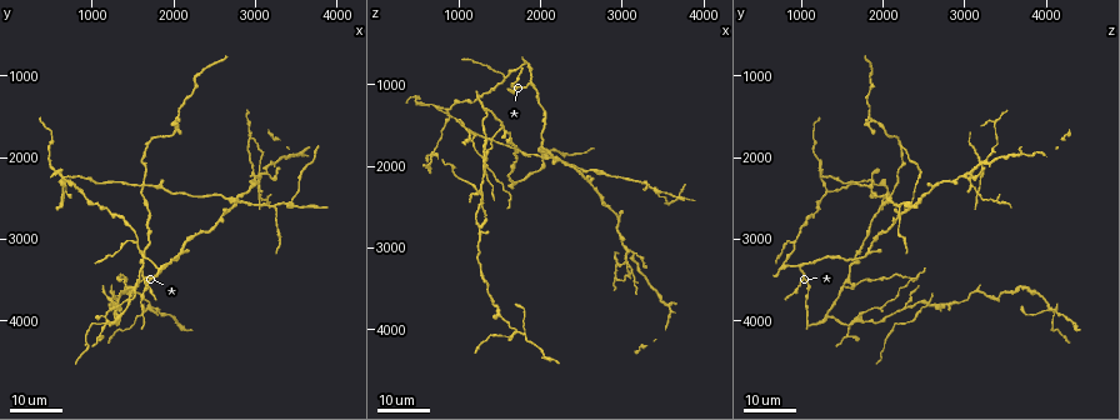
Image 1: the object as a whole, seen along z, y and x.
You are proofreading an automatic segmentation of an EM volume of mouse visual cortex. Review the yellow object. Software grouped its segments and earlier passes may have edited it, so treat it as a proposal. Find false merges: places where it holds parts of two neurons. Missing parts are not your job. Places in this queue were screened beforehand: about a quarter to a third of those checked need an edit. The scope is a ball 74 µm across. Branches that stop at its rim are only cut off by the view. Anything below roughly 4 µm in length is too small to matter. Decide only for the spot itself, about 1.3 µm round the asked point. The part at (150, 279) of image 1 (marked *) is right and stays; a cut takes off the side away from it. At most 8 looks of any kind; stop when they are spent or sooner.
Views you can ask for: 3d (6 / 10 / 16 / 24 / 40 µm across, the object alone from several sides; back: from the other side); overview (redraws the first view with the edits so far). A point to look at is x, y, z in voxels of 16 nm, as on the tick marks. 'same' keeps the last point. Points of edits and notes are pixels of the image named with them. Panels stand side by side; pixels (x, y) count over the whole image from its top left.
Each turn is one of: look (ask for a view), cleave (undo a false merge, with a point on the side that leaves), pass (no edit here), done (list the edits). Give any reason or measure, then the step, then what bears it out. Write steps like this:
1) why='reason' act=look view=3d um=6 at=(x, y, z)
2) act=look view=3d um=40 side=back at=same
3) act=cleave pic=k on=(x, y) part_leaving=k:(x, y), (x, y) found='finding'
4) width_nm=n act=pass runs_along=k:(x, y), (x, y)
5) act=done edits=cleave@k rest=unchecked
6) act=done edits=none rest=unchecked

why='branch point' act=look view=3d um=16 at=(1500, 3550, 1550)

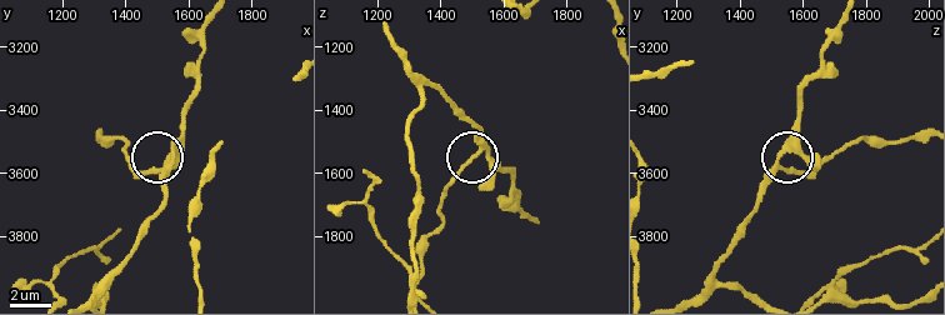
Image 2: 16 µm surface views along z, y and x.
act=look view=3d um=10 at=(1510, 3590, 1530)

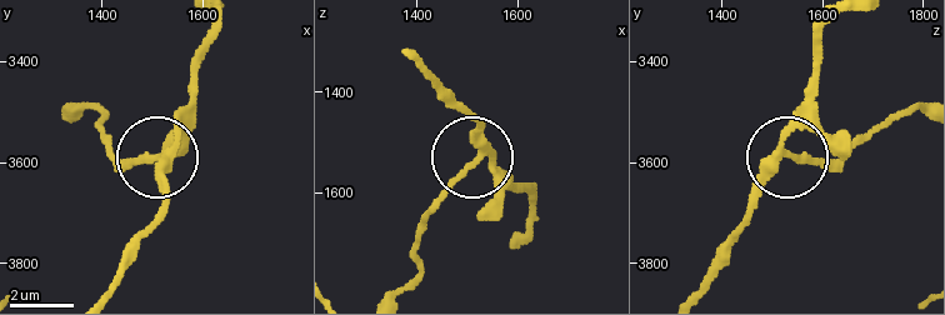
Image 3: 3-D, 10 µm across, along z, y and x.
width_nm=260 act=pass runs_along=3:(534, 205), (480, 158), (426, 219) found='all the same neuron'

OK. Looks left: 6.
why='branch point' act=look view=3d um=24 at=(1550, 3050, 900)

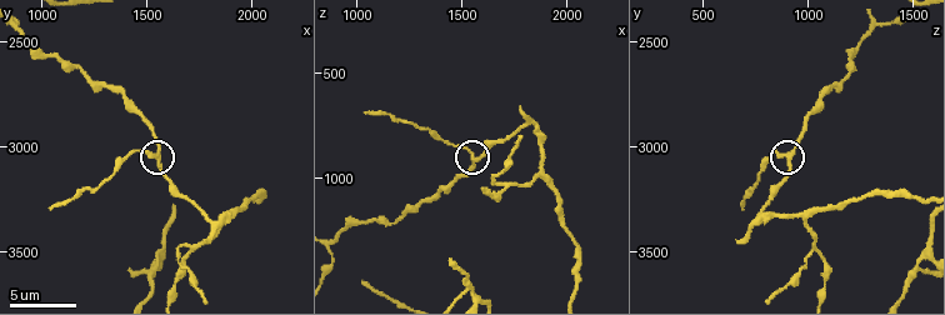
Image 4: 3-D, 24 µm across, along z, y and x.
act=look view=3d um=6 at=(1560, 3040, 910)

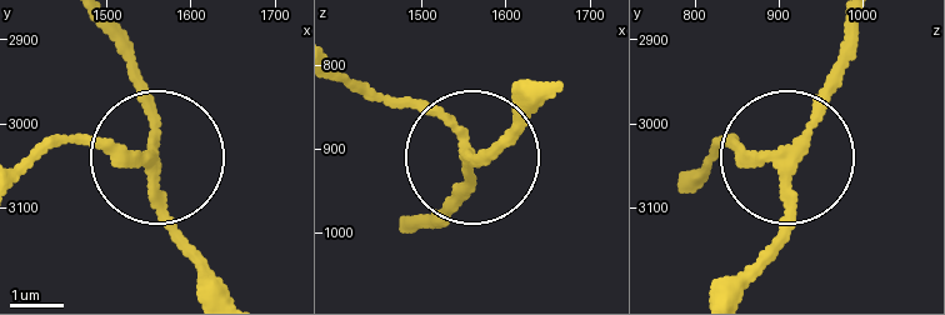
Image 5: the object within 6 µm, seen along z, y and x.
width_nm=200 act=pass runs_along=5:(744, 283), (779, 229), (784, 175), (721, 135) found='one neuron here'

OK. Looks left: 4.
why='branch point' act=look view=3d um=24 at=(850, 2400, 1300)

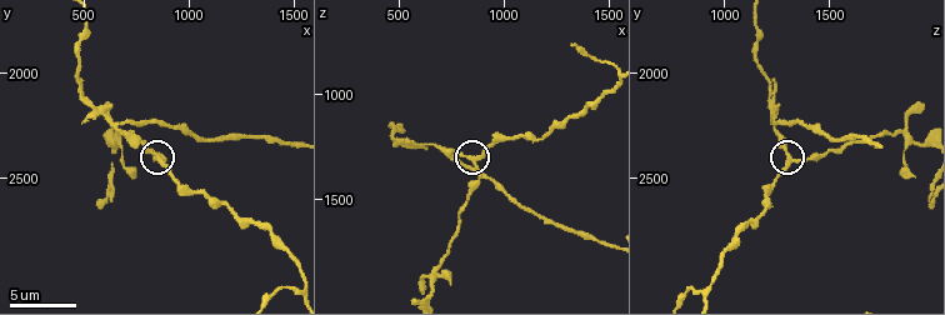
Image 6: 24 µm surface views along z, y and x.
act=look view=3d um=6 at=(870, 2420, 1330)

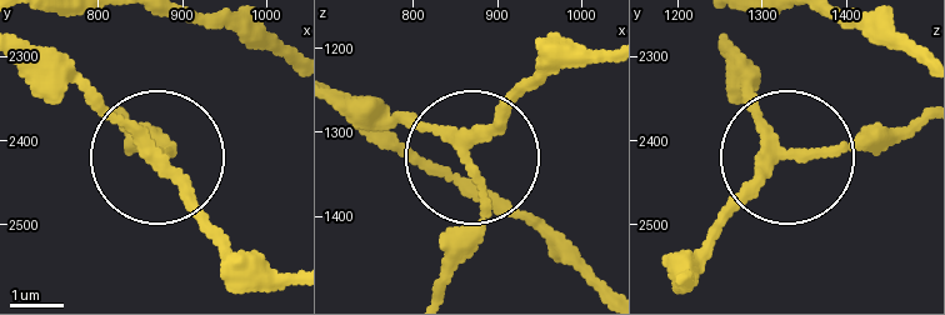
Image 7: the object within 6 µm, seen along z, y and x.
act=pass runs_along=7:(686, 280), (766, 173), (896, 136) found='one neuron here'

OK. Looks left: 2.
why='calibre changes' act=look view=3d um=16 at=(1300, 3700, 3400)

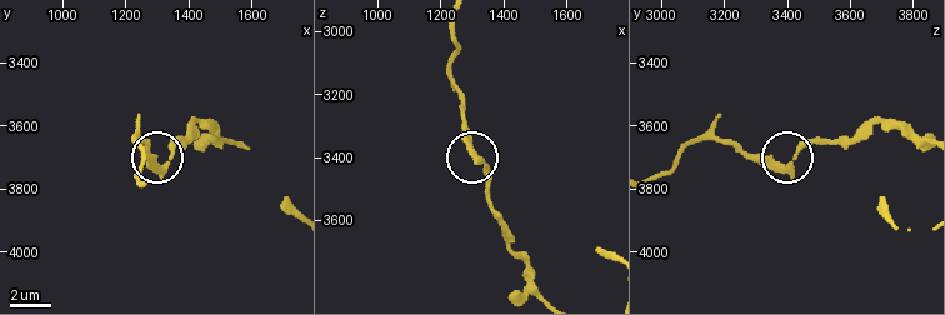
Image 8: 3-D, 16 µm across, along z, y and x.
act=look view=3d um=6 at=(1330, 3700, 3420)

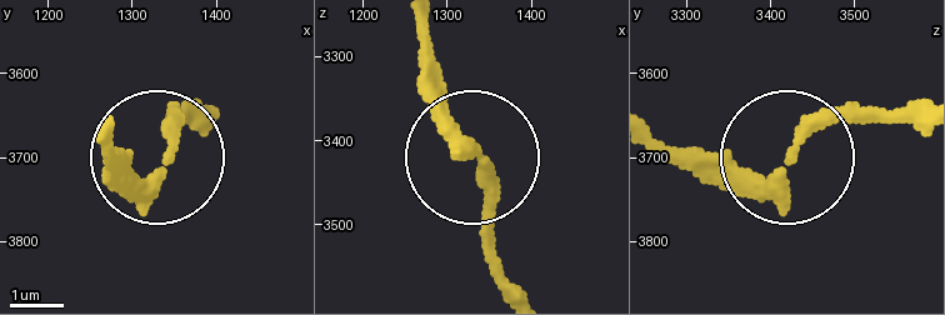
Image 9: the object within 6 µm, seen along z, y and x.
width_nm=280 act=pass runs_along=9:(421, 21), (430, 88), (489, 183), (489, 271) found='all the same neuron'

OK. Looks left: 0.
act=done edits=none rest=unchecked

